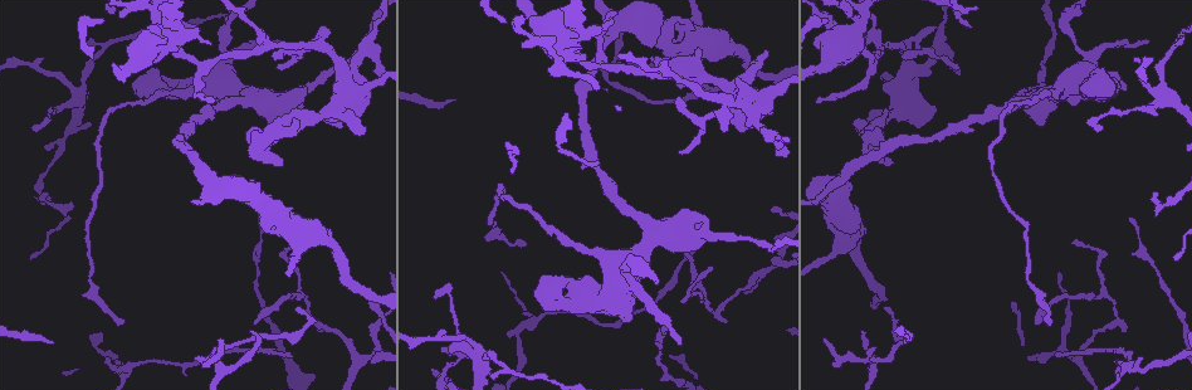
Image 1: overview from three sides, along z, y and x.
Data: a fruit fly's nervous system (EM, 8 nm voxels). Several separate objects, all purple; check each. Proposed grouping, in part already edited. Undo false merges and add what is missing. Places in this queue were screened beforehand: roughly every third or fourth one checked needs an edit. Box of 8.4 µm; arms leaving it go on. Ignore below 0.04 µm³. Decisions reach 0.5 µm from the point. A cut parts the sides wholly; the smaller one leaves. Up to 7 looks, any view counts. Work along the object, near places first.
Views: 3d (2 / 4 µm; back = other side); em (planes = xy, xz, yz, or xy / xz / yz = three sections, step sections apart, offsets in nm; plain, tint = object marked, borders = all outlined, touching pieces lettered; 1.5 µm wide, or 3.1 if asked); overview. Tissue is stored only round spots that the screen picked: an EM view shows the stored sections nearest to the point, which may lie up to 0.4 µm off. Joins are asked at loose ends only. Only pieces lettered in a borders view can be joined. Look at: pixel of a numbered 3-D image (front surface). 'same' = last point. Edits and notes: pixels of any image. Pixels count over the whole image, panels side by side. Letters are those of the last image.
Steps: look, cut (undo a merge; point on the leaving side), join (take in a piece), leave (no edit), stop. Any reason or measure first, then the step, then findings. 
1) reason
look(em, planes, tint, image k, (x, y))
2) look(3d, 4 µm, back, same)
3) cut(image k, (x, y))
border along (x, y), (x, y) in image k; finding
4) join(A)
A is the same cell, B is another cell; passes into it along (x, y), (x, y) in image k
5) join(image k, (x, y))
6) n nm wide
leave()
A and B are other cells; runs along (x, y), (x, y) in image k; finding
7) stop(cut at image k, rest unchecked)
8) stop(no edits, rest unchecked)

tapers out
look(3d, 2 µm, image 1, (255, 325))

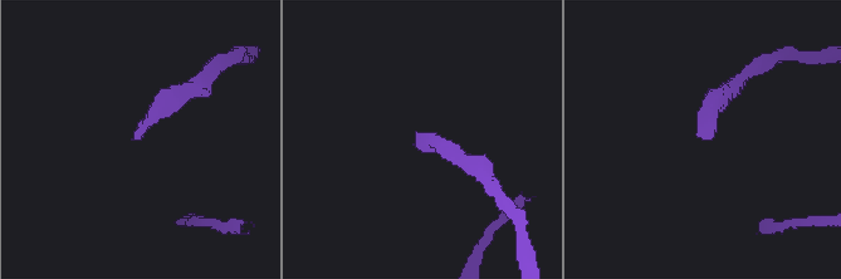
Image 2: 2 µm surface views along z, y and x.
look(em, yz, step 4, tint, image 2, (704, 137))

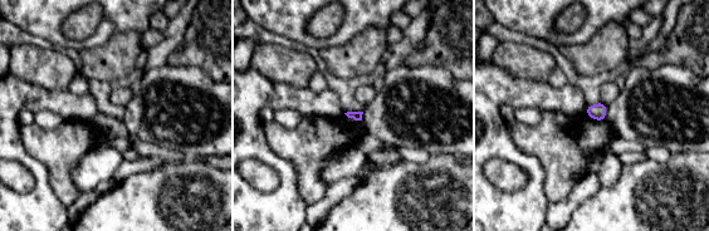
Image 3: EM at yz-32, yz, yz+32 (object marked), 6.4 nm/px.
what lies round it
look(em, yz, step 4, borders, same)

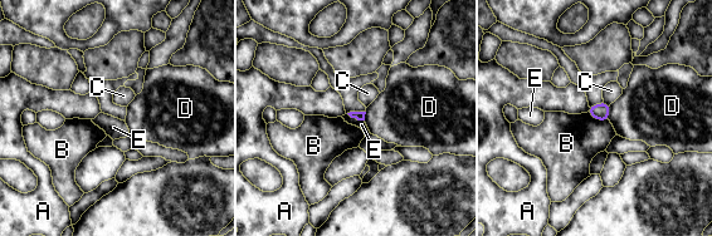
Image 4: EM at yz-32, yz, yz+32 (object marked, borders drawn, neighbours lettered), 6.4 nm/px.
B touches over 150 nm
leave()
A, B, C, D and E are other cells; no lettered piece goes on from it

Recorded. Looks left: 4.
long arm stops here
look(em, planes, borders, image 1, (125, 320))

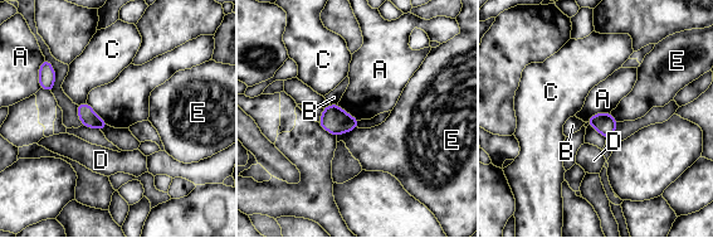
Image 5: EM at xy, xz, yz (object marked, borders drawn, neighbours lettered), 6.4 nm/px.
leave()
A, B, C, D and E are other cells; border along (610, 111), (594, 113), (586, 122) in image 5; no lettered piece goes on from it

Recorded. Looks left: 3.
free end
look(em, planes, plain, image 1, (679, 97))

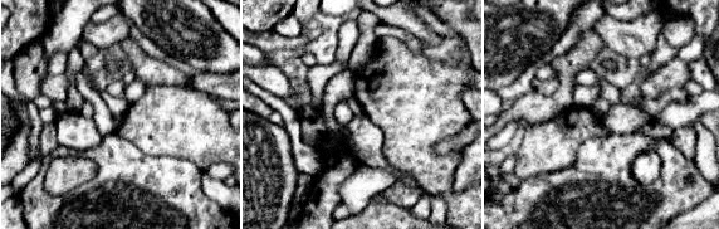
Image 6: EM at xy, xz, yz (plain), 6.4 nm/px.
what lies round it
look(em, planes, borders, same)

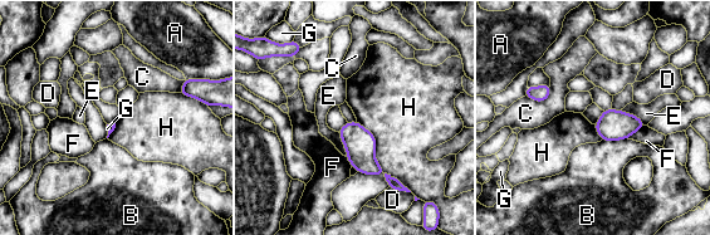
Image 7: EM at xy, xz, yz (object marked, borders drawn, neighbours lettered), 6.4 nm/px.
leave()
A, B, C, D, E, F, G and H are other cells; none of them fits

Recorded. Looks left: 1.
stop(no edits, rest unchecked)

